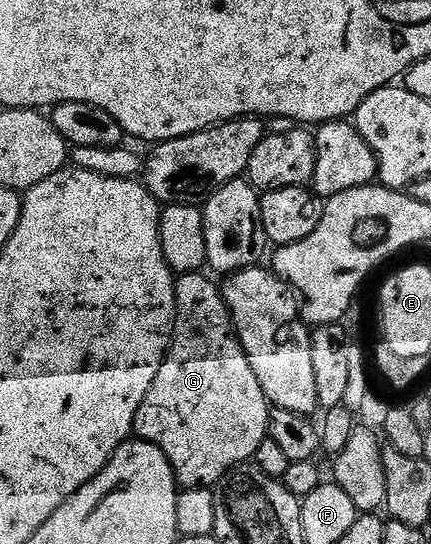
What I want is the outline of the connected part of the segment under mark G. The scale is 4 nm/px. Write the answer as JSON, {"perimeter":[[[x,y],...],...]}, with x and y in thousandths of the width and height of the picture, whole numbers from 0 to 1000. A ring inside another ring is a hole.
{"perimeter":[[[478,502],[420,504],[406,513],[406,550],[411,551],[411,574],[406,575],[406,618],[397,625],[397,638],[387,642],[387,660],[374,669],[364,684],[364,699],[355,699],[355,713],[336,728],[327,750],[313,767],[311,796],[334,813],[353,813],[383,838],[394,846],[397,858],[406,864],[406,884],[418,895],[445,901],[459,893],[497,897],[506,893],[508,884],[522,877],[543,857],[559,857],[580,851],[589,844],[596,824],[606,824],[619,801],[624,787],[624,765],[631,748],[619,737],[615,721],[606,721],[606,706],[596,706],[596,689],[587,686],[587,669],[568,654],[564,636],[545,614],[545,599],[536,594],[536,575],[522,559],[513,539],[513,526],[497,509],[478,511]]]}

